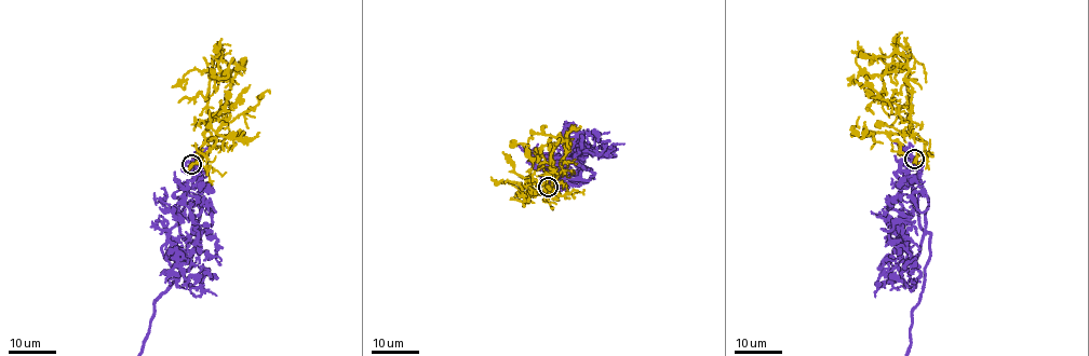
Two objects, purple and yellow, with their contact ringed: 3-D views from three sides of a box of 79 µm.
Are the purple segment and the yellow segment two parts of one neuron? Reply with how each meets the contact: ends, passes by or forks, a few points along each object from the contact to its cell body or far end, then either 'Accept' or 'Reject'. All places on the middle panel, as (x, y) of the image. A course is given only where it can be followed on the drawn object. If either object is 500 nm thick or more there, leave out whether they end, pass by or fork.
At the ring purple ends. At the ring yellow passes by. Course of purple: (548, 186), (561, 155), (581, 163), (585, 179), (594, 175), (575, 158), (577, 129), (589, 132). Course of yellow: (548, 187), (558, 195), (551, 196), (549, 186), (527, 201), (533, 187), (528, 149), (520, 142), (509, 147). Reject

